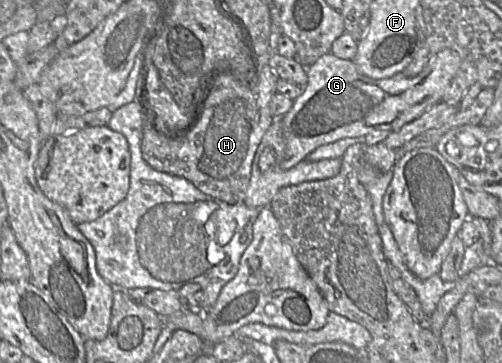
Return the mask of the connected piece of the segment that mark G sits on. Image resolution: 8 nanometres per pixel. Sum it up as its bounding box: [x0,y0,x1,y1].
[278,49,460,170]

